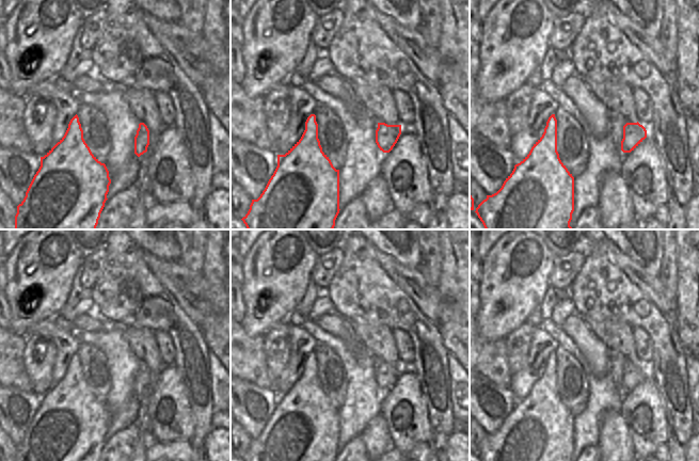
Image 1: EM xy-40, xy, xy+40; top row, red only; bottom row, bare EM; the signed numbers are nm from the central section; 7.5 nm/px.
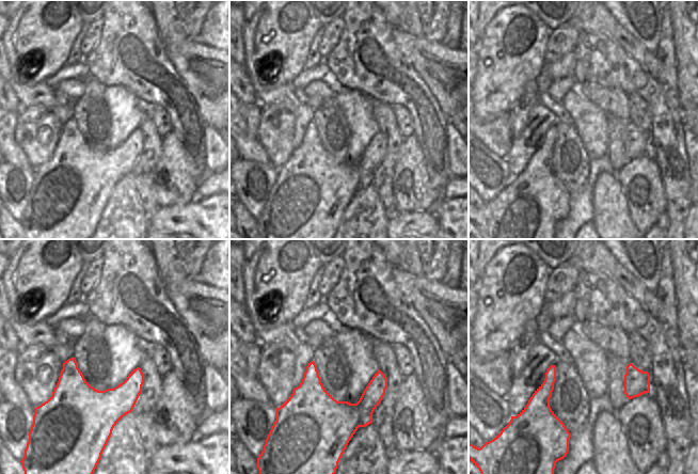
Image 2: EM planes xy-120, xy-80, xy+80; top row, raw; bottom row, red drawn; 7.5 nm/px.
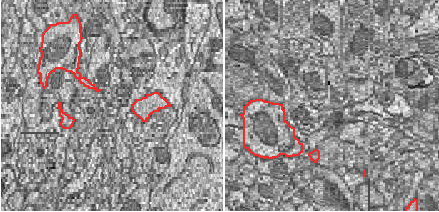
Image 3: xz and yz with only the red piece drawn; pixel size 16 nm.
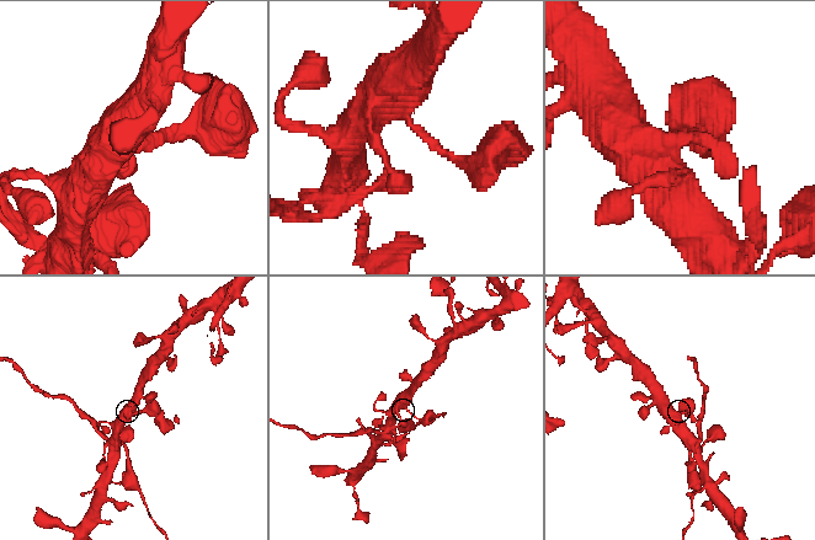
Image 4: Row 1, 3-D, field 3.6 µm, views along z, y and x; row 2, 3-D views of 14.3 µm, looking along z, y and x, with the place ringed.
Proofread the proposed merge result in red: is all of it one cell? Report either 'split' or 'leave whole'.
leave whole

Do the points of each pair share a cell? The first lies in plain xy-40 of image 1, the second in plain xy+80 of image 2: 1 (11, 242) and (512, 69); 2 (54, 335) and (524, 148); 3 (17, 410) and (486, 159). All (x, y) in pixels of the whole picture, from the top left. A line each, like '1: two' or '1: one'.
1: two
2: one
3: one

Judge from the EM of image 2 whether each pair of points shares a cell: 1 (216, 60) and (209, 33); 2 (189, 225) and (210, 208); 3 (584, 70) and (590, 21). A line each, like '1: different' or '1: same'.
1: different
2: same
3: different

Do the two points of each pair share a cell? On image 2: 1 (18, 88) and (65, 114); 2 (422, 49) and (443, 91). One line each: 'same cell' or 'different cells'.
1: same cell
2: same cell

